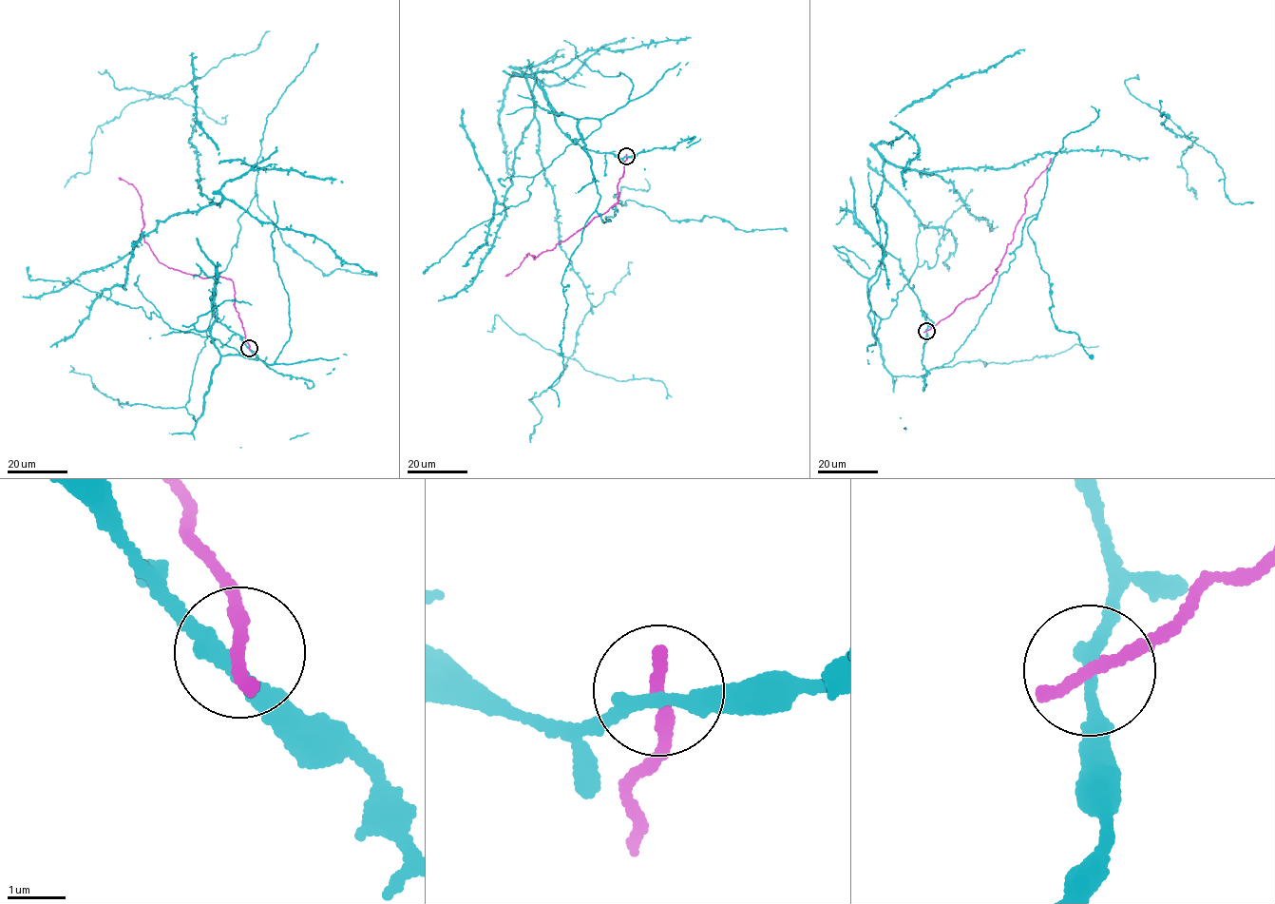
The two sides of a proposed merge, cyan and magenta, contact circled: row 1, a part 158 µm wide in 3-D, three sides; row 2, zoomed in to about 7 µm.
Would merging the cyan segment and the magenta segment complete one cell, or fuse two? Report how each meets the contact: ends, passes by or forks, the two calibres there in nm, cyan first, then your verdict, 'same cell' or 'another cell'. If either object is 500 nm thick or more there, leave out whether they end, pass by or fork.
cyan passes by | magenta ends | 260/280 nm | another cell

